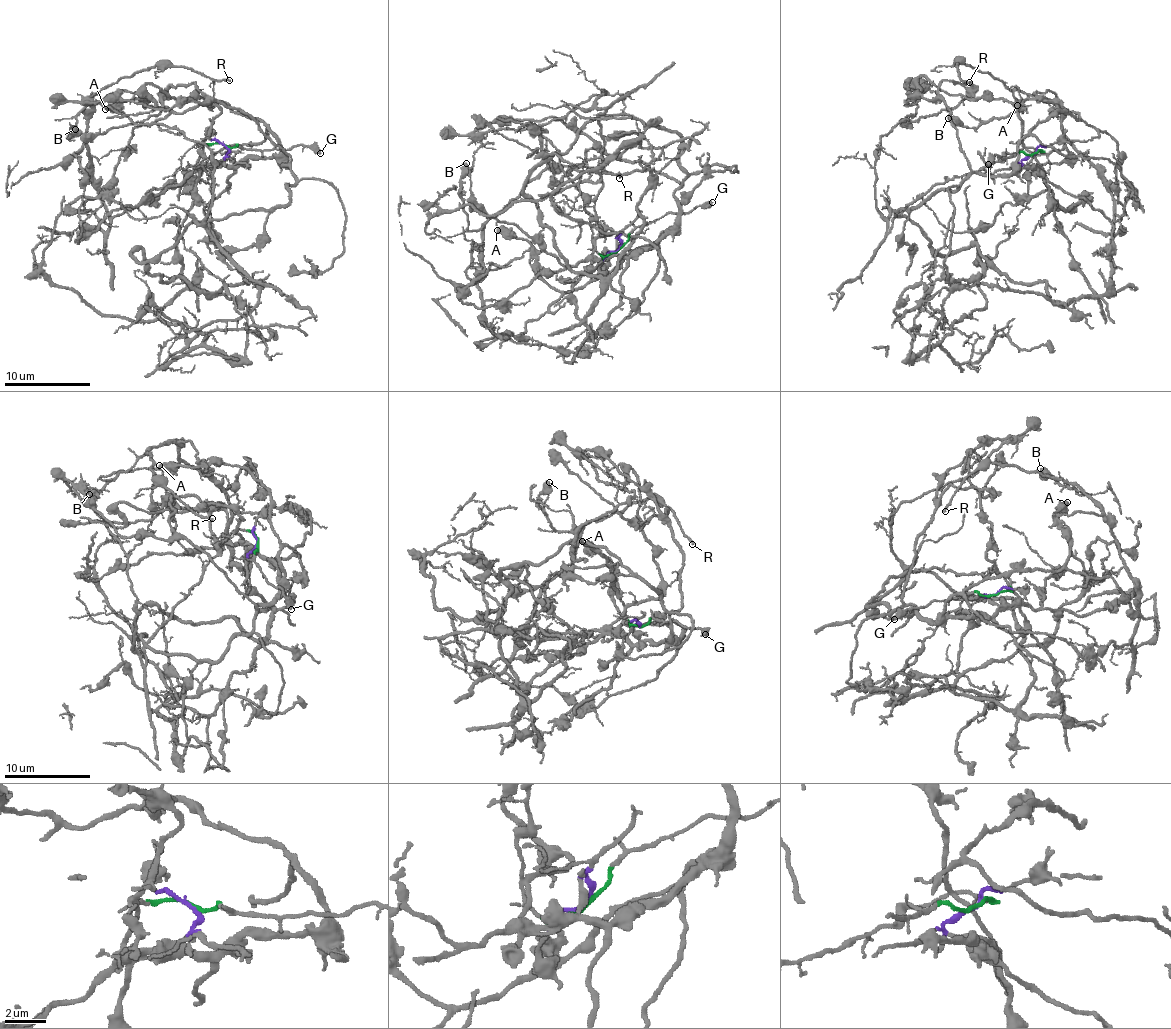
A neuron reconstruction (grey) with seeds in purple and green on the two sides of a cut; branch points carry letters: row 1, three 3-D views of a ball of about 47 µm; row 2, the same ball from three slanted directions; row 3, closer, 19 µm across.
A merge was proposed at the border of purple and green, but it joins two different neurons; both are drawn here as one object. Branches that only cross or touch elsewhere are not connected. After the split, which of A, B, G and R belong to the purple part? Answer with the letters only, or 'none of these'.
A, B, R

